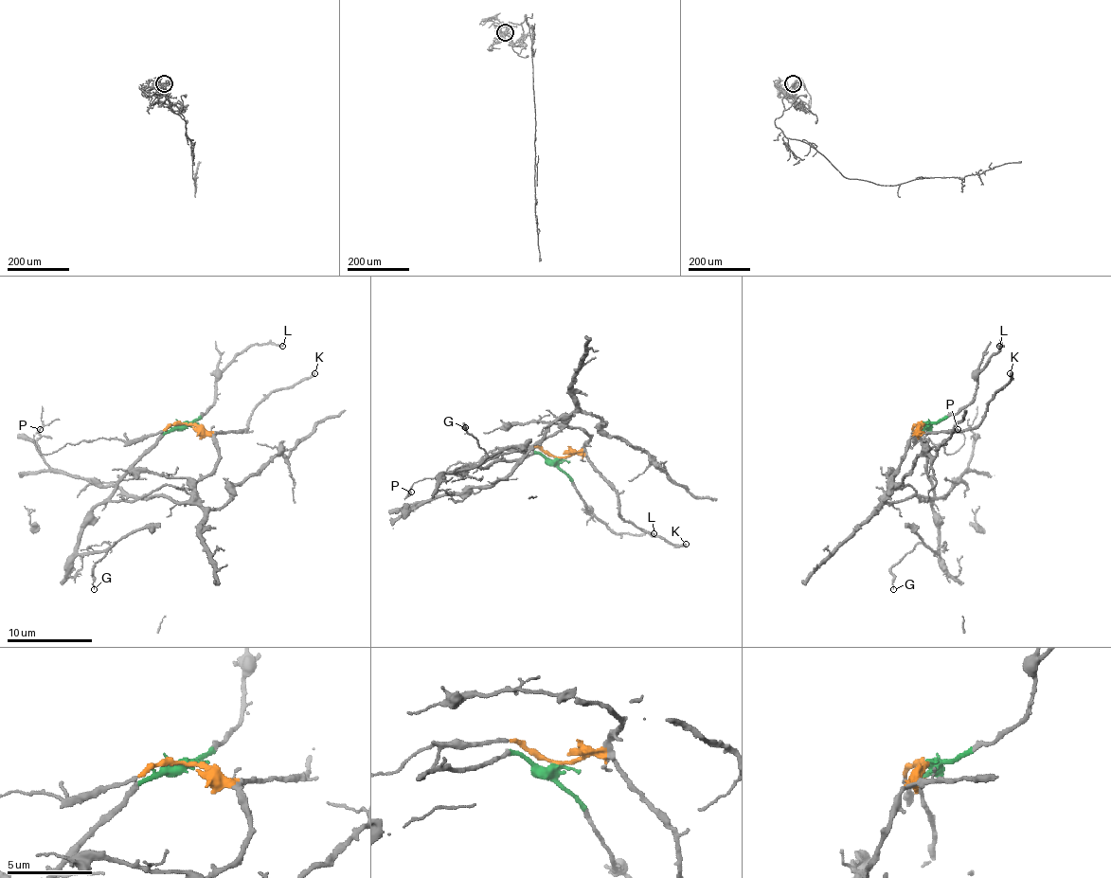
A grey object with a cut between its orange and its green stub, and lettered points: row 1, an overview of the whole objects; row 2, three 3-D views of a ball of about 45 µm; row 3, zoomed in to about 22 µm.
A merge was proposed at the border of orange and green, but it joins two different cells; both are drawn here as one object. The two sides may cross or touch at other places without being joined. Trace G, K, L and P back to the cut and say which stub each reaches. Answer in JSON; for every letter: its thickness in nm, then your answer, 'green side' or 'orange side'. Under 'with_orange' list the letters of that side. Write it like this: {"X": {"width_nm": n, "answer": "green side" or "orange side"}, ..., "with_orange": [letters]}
{"G": {"width_nm": 80, "answer": "green side"}, "K": {"width_nm": 220, "answer": "orange side"}, "L": {"width_nm": 170, "answer": "green side"}, "P": {"width_nm": 110, "answer": "orange side"}, "with_orange": ["K", "P"]}

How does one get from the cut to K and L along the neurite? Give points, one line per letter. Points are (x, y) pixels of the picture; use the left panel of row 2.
K: (187, 423), (210, 432), (244, 432), (253, 410), (272, 391), (292, 387), (314, 372)
L: (187, 423), (208, 408), (217, 396), (217, 376), (242, 351), (253, 345), (270, 343), (283, 347)

